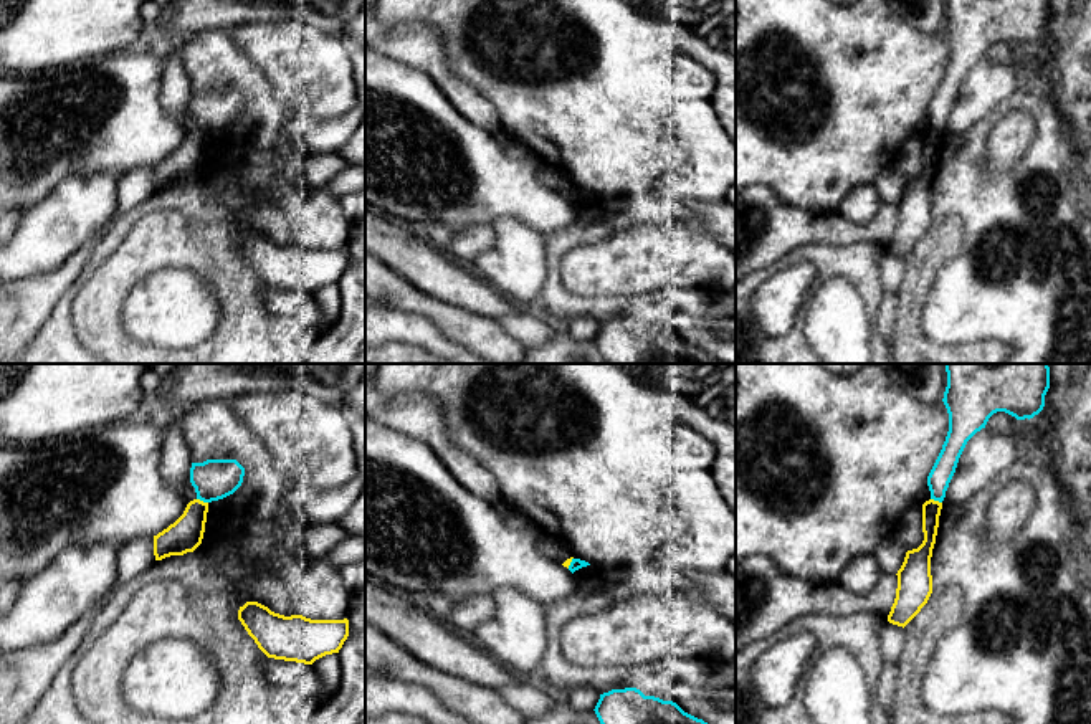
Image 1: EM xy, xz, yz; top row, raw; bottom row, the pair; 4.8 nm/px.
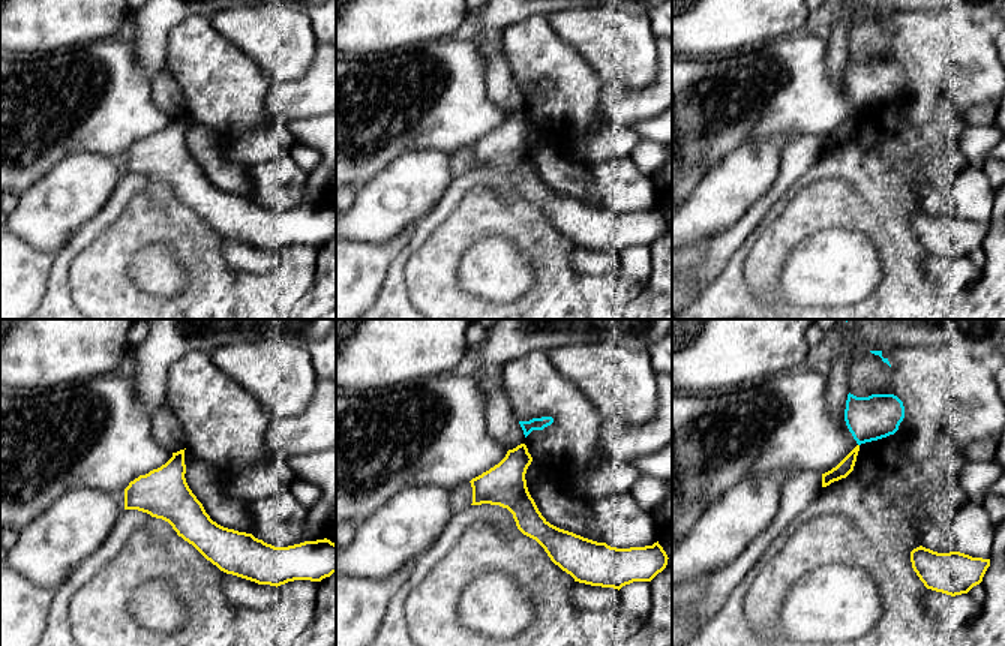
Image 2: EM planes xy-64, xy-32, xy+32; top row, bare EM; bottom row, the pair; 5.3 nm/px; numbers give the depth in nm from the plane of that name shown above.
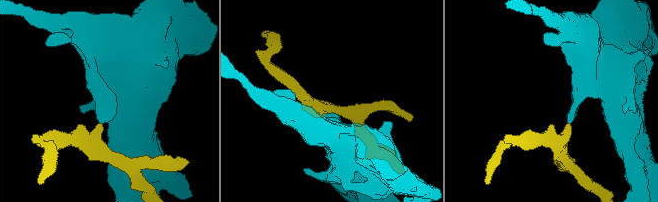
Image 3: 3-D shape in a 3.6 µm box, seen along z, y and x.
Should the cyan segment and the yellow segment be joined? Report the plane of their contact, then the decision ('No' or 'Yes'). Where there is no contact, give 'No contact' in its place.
Touches cyan in xy. No

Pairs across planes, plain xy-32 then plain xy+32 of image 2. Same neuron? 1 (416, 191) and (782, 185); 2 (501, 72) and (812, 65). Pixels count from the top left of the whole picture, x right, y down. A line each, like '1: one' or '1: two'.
1: two
2: two

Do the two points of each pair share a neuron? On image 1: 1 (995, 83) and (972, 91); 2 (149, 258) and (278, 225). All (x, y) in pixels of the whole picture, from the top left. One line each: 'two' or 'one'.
1: one
2: two

